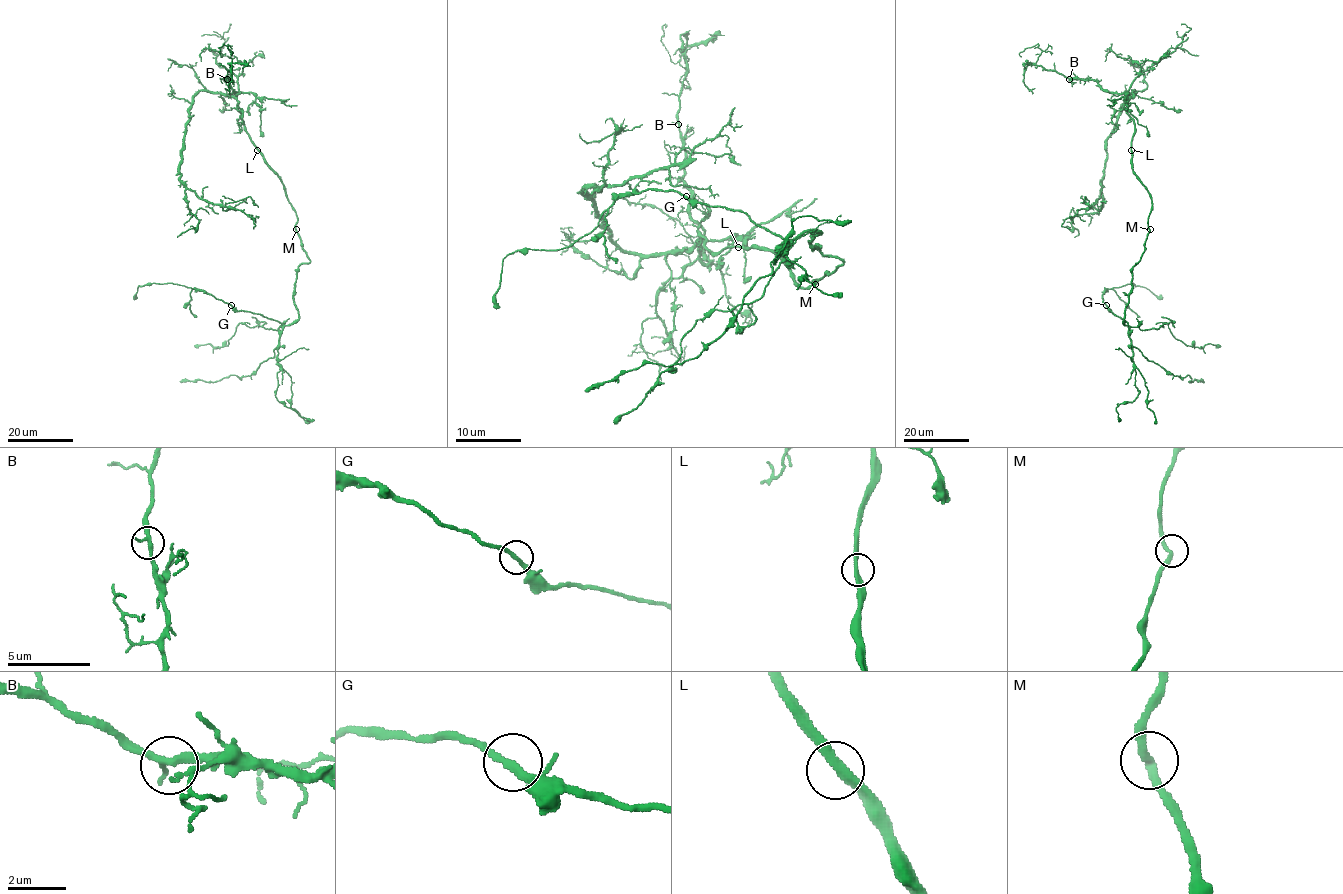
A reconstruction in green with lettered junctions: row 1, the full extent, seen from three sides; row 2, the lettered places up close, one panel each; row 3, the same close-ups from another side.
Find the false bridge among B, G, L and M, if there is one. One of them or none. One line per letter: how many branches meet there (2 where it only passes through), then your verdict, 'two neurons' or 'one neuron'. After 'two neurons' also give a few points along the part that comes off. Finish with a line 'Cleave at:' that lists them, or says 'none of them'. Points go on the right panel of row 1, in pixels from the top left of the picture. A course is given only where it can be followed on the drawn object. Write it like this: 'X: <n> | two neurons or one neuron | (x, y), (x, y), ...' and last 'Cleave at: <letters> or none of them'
B: 2 | one neuron
G: 2 | one neuron
L: 2 | one neuron
M: 2 | one neuron
Cleave at: none of them

